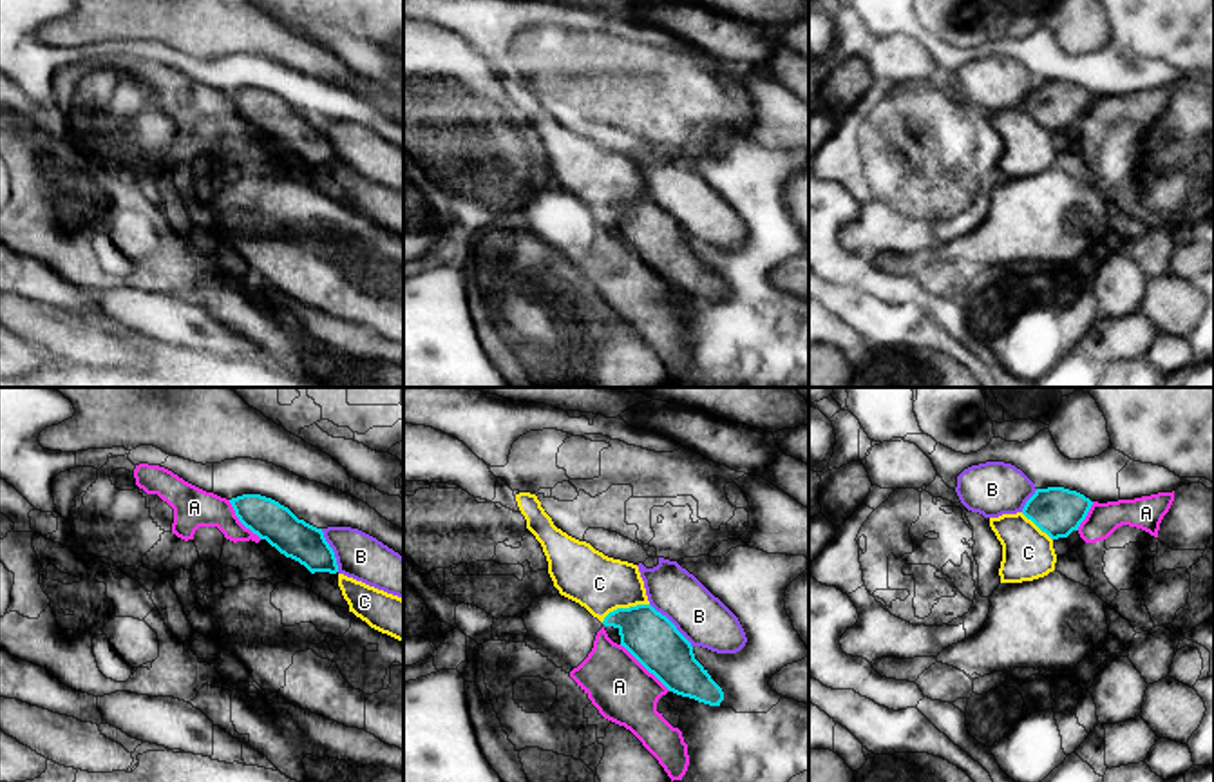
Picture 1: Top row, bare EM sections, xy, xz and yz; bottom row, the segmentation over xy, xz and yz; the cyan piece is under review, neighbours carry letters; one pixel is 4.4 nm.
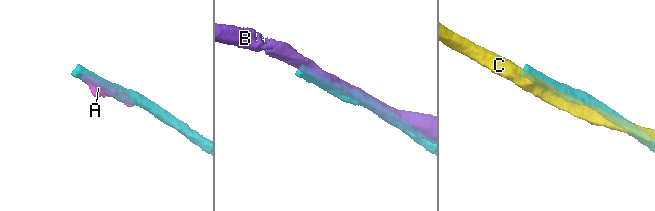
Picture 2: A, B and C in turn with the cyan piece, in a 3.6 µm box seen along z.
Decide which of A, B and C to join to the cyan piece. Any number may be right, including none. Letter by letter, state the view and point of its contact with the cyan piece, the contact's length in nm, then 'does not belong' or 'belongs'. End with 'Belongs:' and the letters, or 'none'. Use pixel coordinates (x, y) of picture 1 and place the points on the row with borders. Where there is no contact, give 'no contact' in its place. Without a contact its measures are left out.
A: xz (644, 667) | 300 nm | does not belong
B: xz (673, 625) | 280 nm | does not belong
C: xz (625, 609) | 240 nm | does not belong
Belongs: none

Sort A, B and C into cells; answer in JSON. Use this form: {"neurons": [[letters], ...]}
{"neurons": [["A"], ["B"], ["C"]]}

